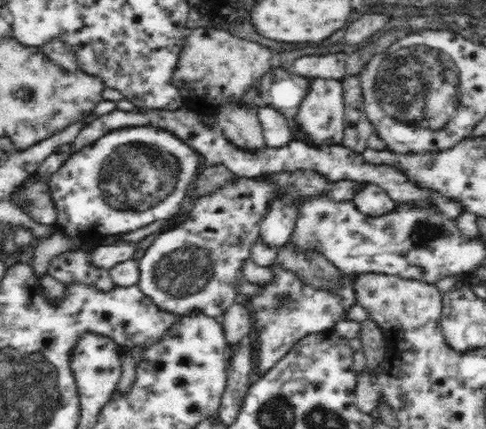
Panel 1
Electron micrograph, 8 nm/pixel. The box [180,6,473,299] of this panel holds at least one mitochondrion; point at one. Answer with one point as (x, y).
(416, 83)

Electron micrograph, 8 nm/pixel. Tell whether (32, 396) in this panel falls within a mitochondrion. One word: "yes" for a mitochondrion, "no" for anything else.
yes

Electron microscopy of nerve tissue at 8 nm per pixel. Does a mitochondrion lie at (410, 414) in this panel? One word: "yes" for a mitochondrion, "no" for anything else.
no

